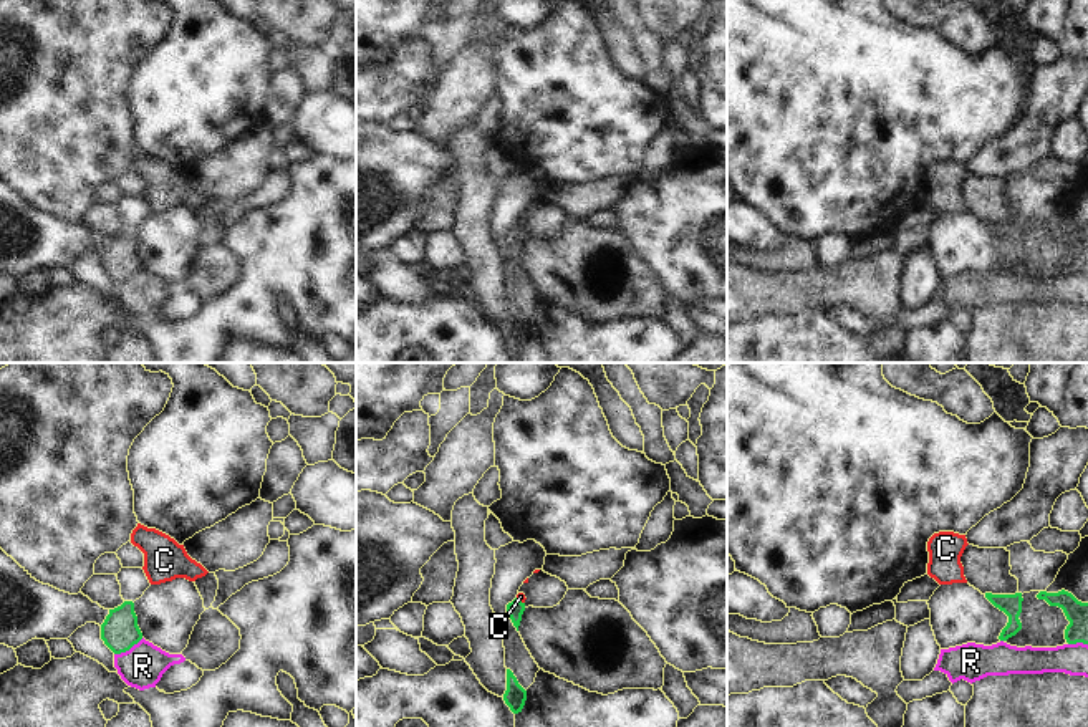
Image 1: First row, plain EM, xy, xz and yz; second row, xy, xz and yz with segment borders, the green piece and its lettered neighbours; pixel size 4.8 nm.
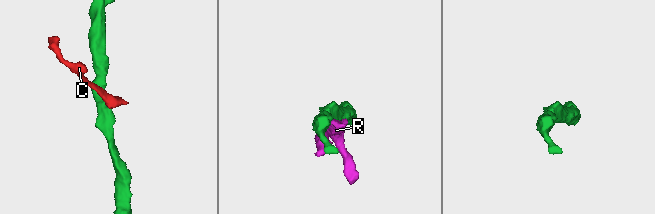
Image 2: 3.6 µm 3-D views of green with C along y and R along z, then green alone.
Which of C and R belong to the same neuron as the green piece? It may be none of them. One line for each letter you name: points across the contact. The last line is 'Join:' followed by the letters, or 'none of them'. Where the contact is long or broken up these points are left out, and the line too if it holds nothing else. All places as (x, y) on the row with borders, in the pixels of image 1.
C: across xz (515, 608), (519, 600), (520, 597)
Join: C

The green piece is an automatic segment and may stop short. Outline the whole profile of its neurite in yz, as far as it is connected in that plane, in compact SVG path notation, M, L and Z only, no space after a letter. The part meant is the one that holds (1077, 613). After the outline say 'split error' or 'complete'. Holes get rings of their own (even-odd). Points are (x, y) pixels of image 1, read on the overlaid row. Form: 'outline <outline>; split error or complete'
outline M1062 590L1058 593L1040 591L1038 599L1045 599L1050 606L1063 609L1070 624L1065 629L1068 644L1088 644L1088 603L1078 601L1071 593Z; complete

